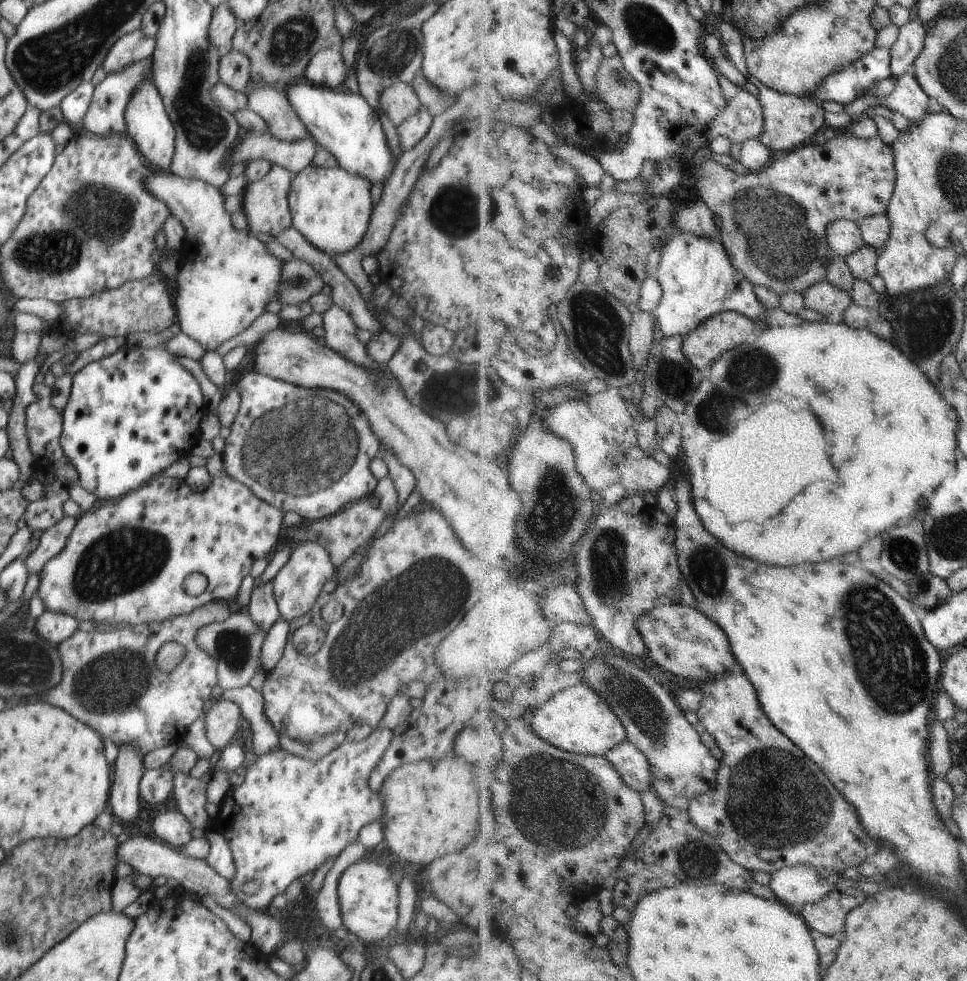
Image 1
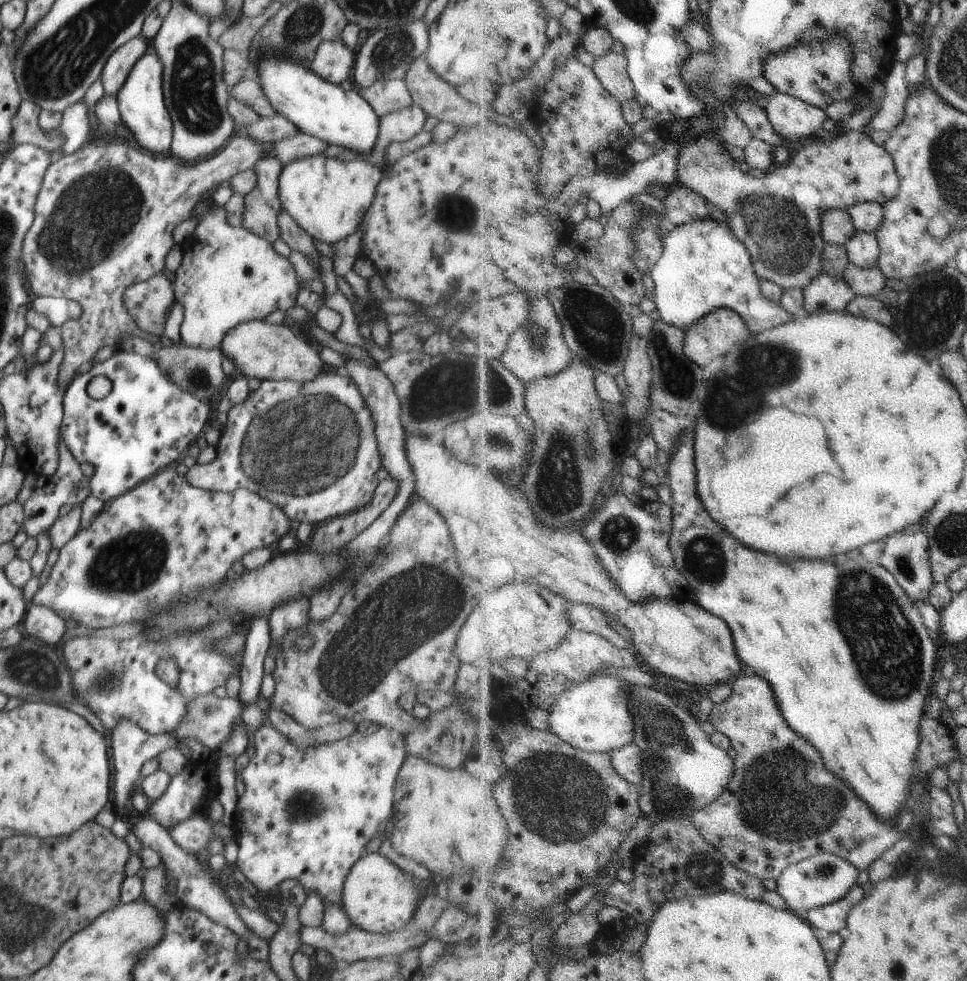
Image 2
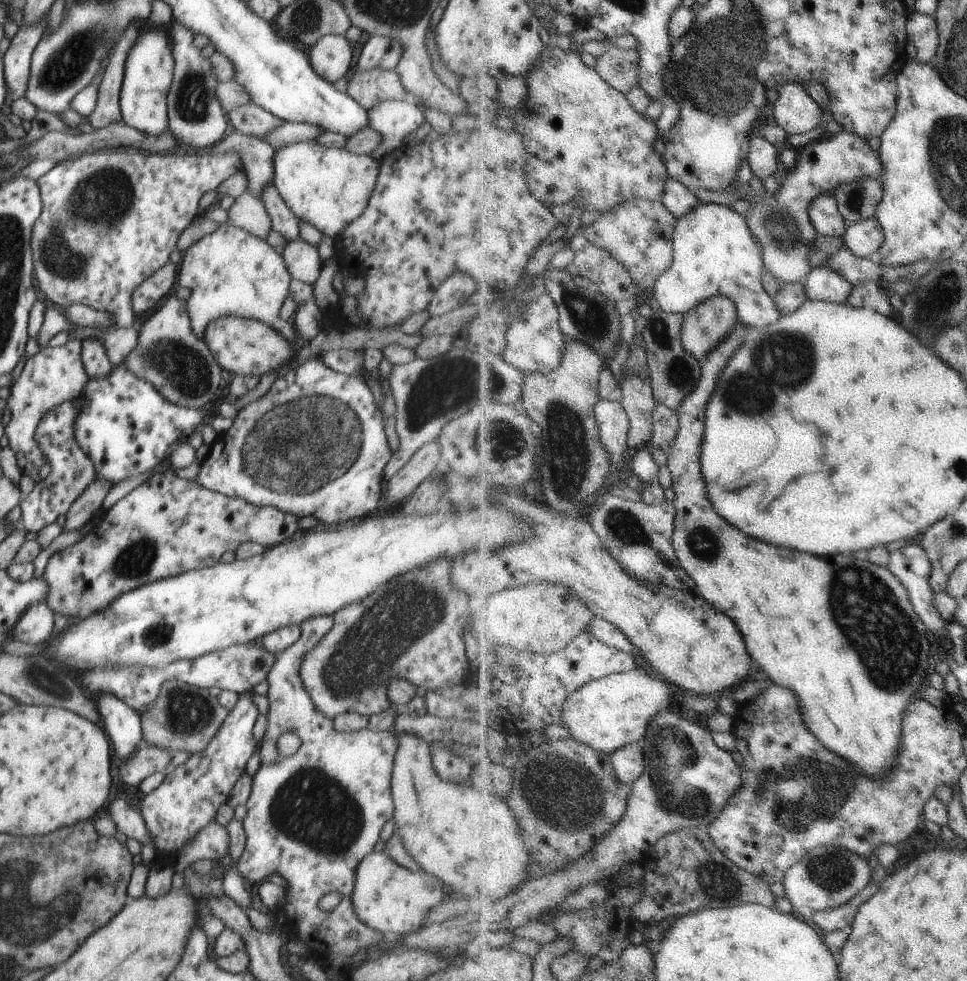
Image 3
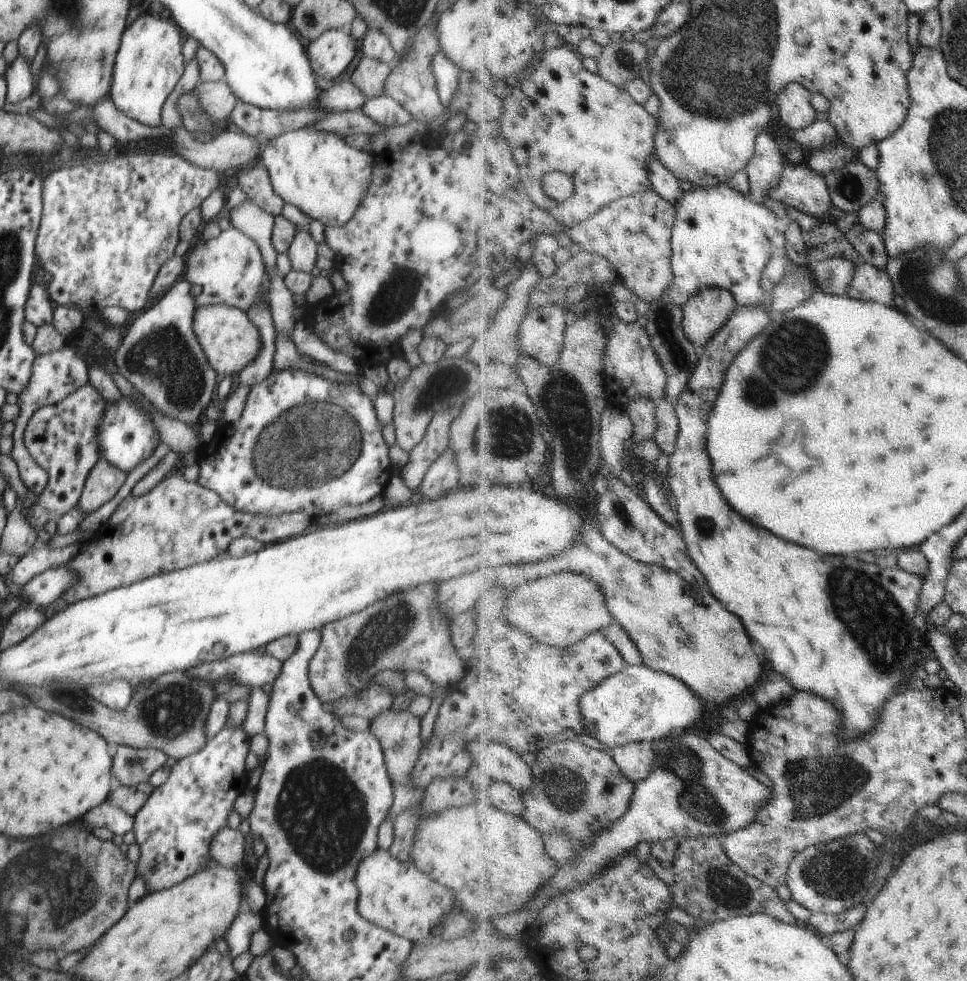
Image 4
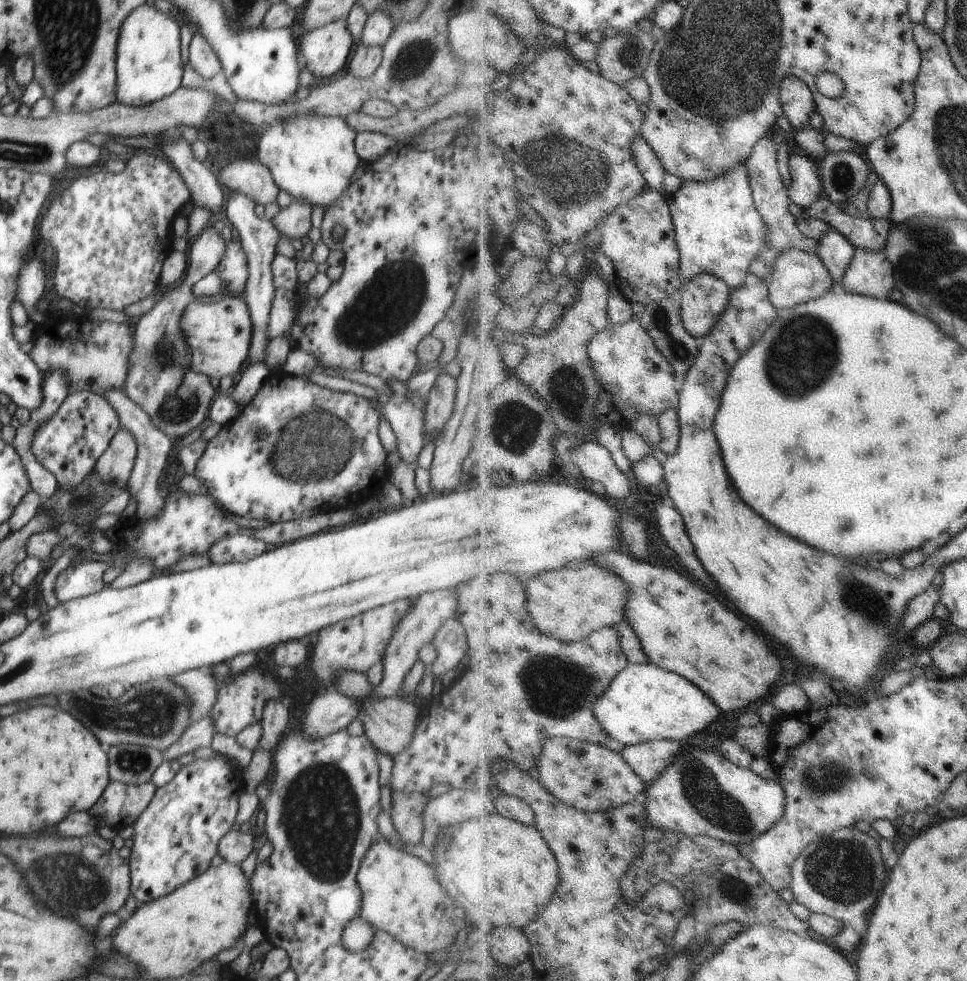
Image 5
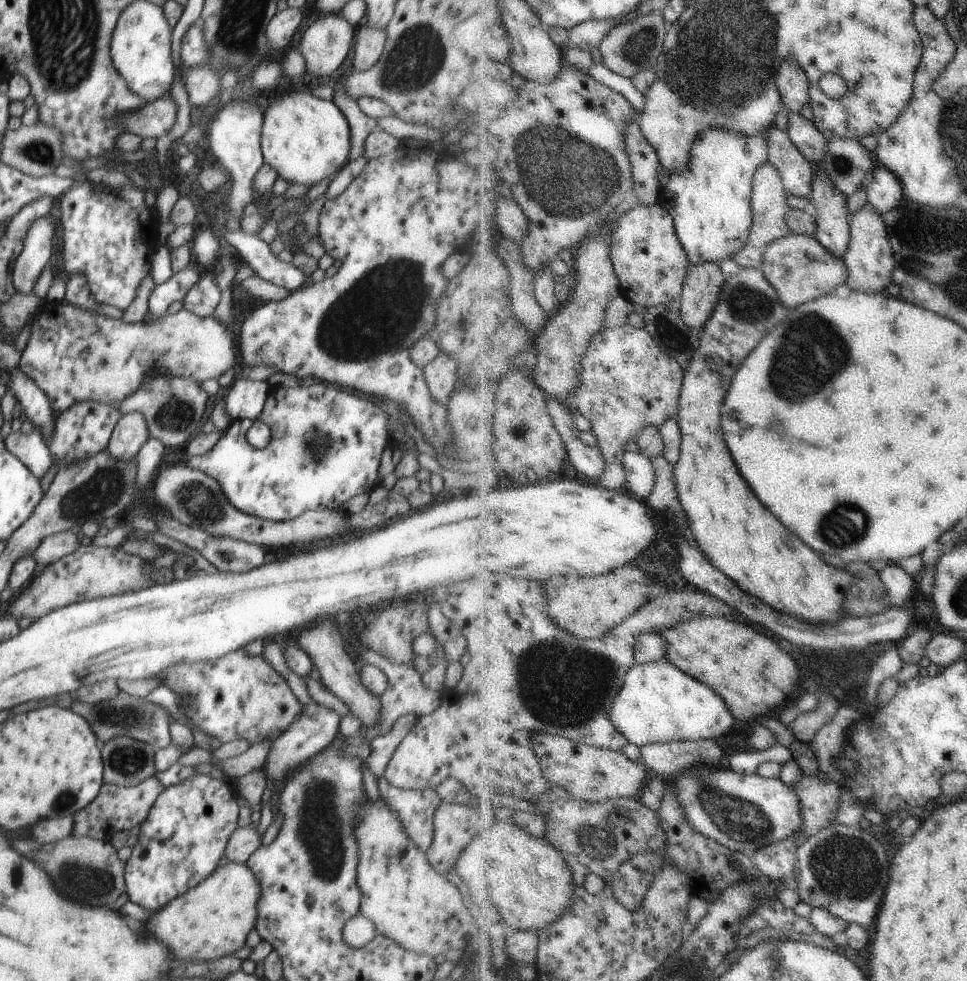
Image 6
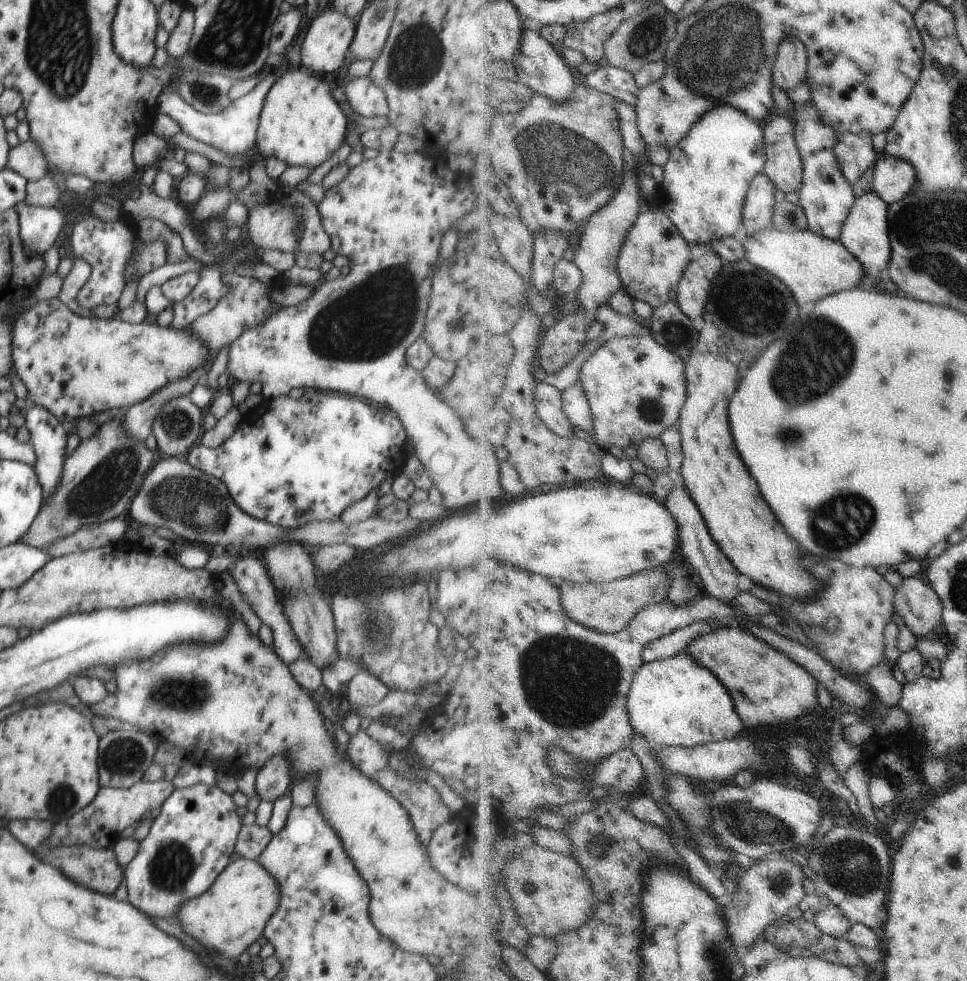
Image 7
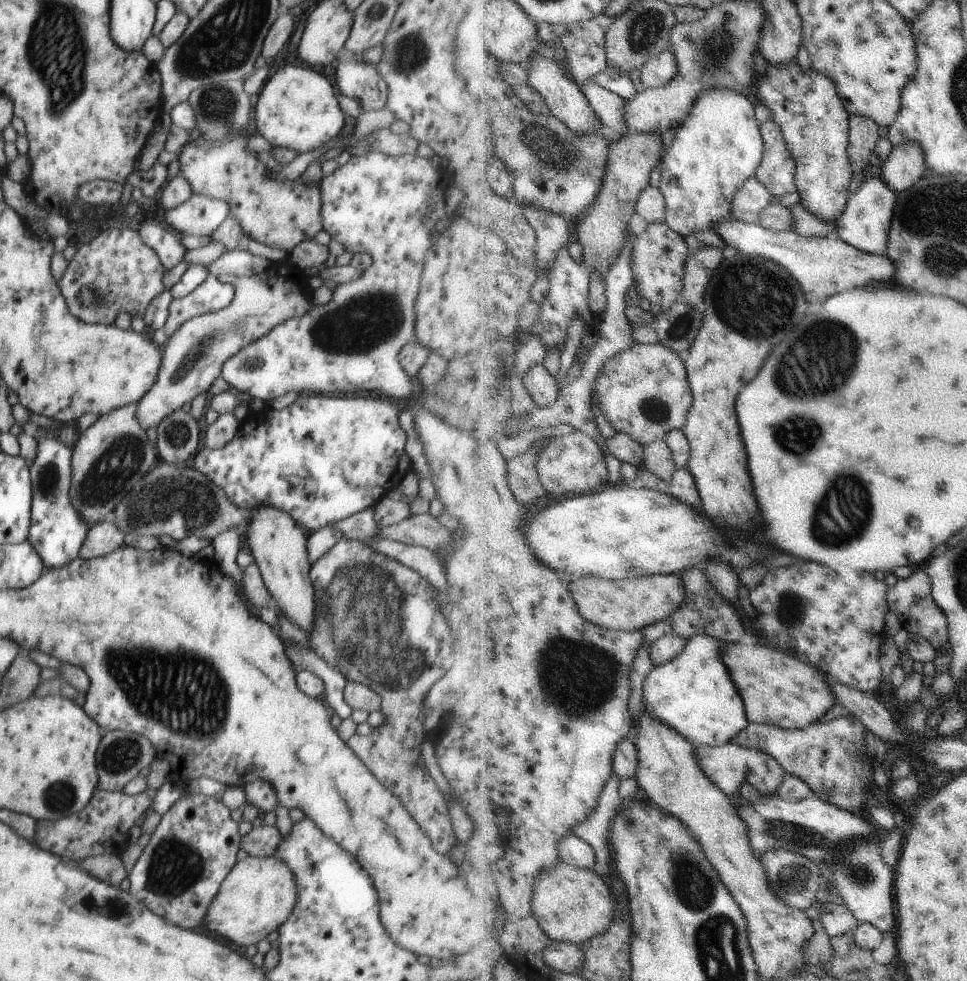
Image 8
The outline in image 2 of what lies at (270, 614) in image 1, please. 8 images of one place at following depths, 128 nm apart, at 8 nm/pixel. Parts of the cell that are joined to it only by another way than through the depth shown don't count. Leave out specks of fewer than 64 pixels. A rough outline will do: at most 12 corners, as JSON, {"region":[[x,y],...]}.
{"region":[[268,619],[248,622],[238,699],[256,704],[272,643]]}

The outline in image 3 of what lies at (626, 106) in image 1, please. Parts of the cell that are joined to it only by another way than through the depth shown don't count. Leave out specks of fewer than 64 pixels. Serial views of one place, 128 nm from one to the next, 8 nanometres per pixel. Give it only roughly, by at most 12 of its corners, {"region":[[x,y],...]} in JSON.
{"region":[[614,46],[598,72],[627,95],[641,84],[641,52]]}

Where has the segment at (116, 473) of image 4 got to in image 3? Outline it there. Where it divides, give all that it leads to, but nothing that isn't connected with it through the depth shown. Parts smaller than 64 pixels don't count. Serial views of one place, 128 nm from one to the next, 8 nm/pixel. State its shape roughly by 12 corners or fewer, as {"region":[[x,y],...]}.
{"region":[[95,477],[66,514],[63,530],[78,530],[102,508],[114,484]]}

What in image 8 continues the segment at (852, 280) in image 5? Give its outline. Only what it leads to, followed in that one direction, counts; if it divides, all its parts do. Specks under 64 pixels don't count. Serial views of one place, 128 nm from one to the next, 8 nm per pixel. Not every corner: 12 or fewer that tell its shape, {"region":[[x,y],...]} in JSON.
{"region":[[868,178],[839,218],[837,235],[888,254],[898,193]]}

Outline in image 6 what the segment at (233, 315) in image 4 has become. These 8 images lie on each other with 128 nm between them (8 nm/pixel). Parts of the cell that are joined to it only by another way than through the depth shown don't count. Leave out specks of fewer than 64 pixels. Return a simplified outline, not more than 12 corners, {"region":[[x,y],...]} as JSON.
{"region":[[184,308],[126,323],[39,310],[19,361],[57,414],[151,373],[202,383],[237,328]]}

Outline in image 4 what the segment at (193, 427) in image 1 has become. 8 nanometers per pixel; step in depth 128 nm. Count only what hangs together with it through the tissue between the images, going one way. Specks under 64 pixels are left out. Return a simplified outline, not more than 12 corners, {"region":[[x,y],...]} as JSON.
{"region":[[127,397],[107,403],[99,454],[132,471],[160,443],[146,414]]}

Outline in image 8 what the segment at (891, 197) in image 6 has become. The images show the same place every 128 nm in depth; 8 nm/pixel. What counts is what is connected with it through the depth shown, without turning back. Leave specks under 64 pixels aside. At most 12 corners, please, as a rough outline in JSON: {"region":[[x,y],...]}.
{"region":[[922,142],[894,147],[882,176],[894,190],[918,184],[926,168]]}

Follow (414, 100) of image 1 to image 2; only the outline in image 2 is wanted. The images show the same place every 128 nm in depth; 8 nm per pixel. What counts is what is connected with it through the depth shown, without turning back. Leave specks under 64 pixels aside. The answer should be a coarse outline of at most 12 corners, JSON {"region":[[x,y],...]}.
{"region":[[404,79],[354,90],[379,117],[413,104]]}

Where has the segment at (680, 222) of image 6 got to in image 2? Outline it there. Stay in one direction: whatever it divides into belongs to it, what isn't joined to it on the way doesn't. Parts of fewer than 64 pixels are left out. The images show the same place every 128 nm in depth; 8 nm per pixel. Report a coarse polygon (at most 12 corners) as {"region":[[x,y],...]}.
{"region":[[729,219],[672,227],[651,274],[683,329],[721,308],[754,336],[800,317],[764,296]]}

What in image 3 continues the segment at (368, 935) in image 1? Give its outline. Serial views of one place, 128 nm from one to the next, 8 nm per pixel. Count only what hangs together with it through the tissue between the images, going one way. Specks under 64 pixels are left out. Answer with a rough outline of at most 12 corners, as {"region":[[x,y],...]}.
{"region":[[384,851],[357,866],[351,901],[366,926],[412,935],[448,895]]}

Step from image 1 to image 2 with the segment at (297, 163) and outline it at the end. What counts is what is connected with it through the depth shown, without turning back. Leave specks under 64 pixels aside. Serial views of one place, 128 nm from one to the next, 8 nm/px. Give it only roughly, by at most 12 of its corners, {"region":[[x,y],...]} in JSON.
{"region":[[240,132],[184,163],[96,136],[51,163],[21,257],[60,327],[59,387],[122,334],[124,291],[166,272],[174,229],[266,155]]}

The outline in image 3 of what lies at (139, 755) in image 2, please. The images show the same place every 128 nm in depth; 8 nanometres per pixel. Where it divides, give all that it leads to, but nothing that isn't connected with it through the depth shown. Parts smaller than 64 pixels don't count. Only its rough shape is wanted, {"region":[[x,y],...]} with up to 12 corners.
{"region":[[115,697],[90,699],[119,759],[143,741],[138,712]]}

